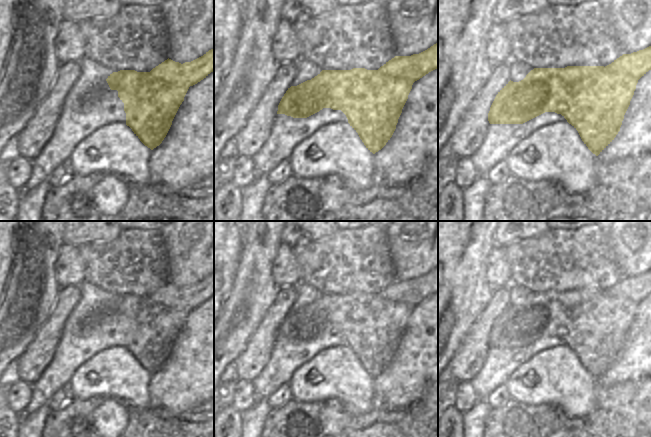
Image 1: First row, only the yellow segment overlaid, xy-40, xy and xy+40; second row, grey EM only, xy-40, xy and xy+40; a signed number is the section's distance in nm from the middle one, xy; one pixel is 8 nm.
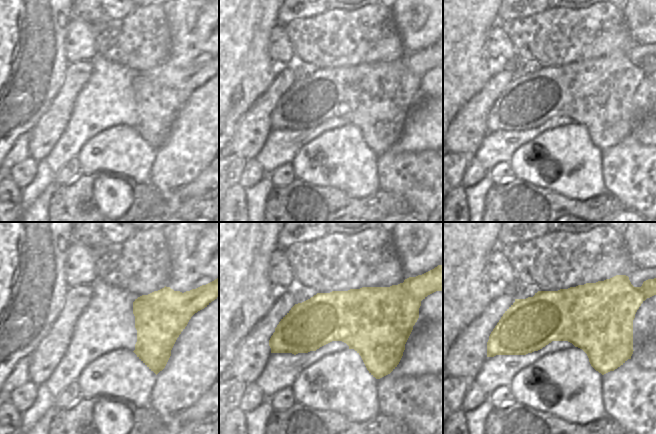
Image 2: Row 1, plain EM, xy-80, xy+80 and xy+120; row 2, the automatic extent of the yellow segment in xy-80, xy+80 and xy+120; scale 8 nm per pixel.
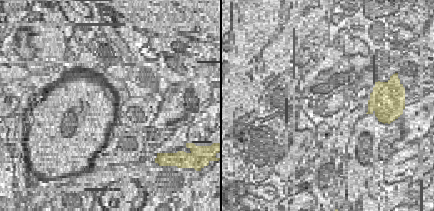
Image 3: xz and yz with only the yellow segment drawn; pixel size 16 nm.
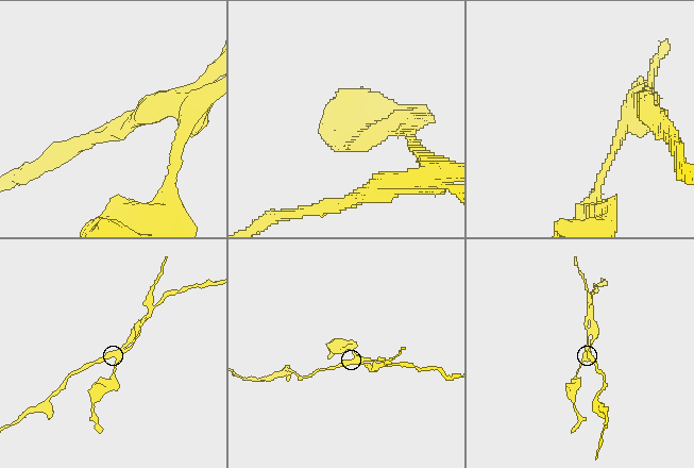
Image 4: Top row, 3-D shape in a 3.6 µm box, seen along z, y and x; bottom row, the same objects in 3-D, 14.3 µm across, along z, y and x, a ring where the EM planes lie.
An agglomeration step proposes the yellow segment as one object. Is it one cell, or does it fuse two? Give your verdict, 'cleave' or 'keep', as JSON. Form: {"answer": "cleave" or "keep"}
{"answer": "cleave"}

